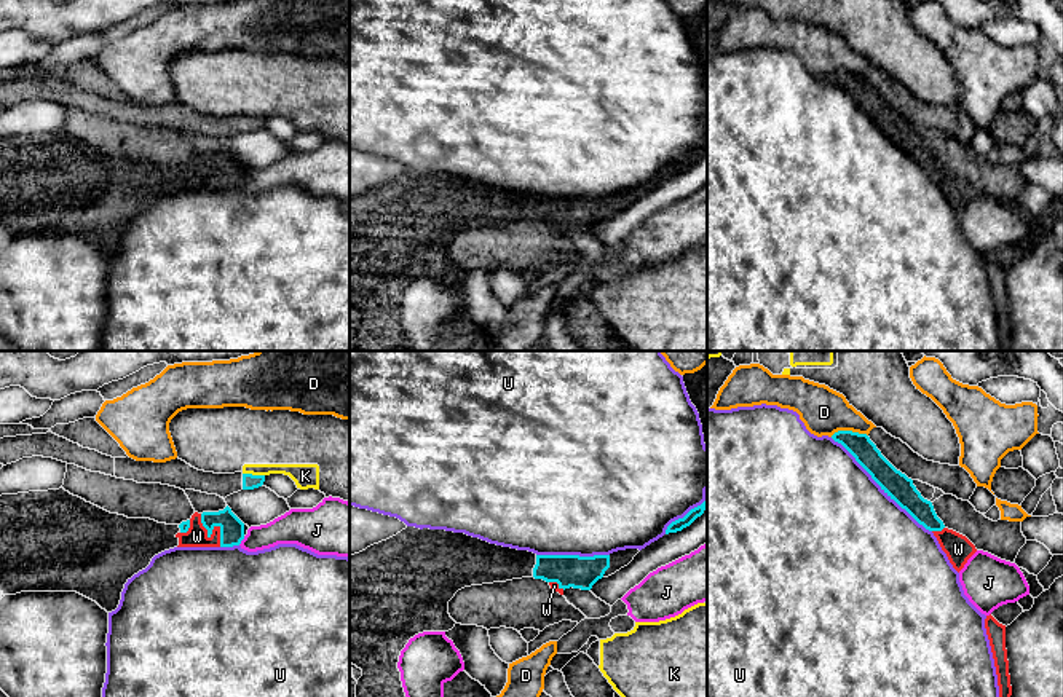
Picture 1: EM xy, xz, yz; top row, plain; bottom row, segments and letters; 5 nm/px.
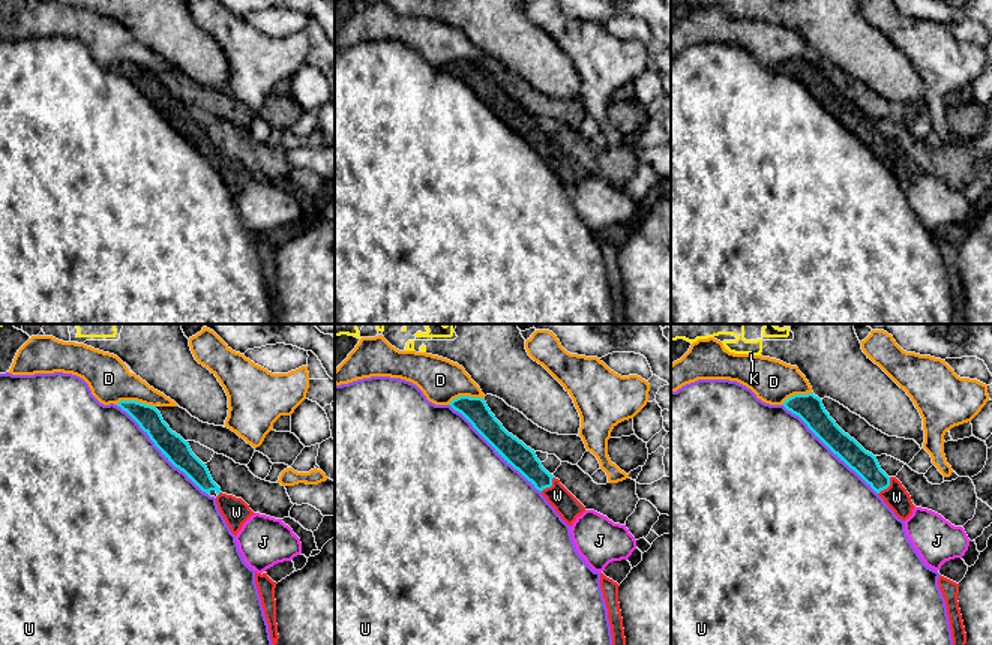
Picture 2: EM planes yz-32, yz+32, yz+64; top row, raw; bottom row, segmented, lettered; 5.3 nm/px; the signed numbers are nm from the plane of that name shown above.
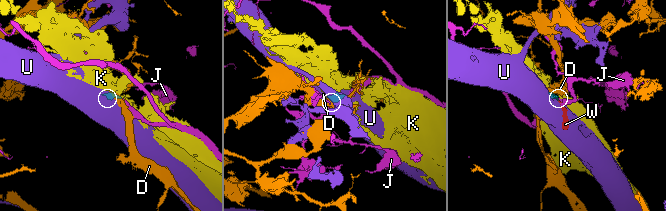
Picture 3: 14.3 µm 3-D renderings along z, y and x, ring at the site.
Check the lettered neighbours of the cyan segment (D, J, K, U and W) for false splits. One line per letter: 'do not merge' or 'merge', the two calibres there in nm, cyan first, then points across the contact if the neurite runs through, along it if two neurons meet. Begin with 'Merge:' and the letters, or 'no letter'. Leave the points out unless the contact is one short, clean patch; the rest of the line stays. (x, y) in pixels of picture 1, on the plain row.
Merge: W
D: do not merge; calibres 120 and 240 nm
J: do not merge; calibres 130 and 160 nm; border xy (245, 179), (238, 187)
K: do not merge; calibres 80 and 120 nm
U: do not merge; calibres 140 and 500 nm
W: merge; calibres 130 and 110 nm

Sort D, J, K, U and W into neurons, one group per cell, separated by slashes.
D / J / K / U / W

